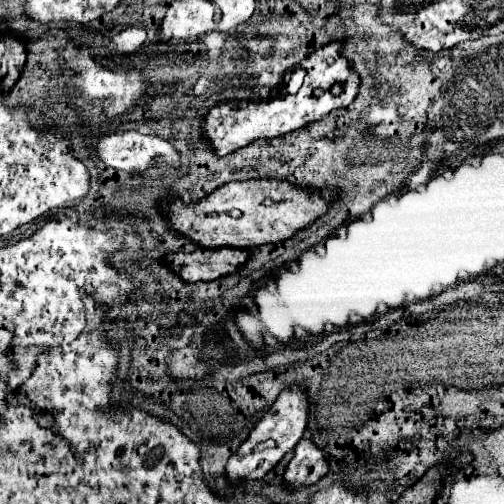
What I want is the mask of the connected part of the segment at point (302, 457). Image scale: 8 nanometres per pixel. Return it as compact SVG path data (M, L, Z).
M304 437L294 449L294 457L286 467L284 481L290 487L312 485L328 471L330 471L330 461L326 459L326 455L318 449L318 445L314 445L312 439Z

